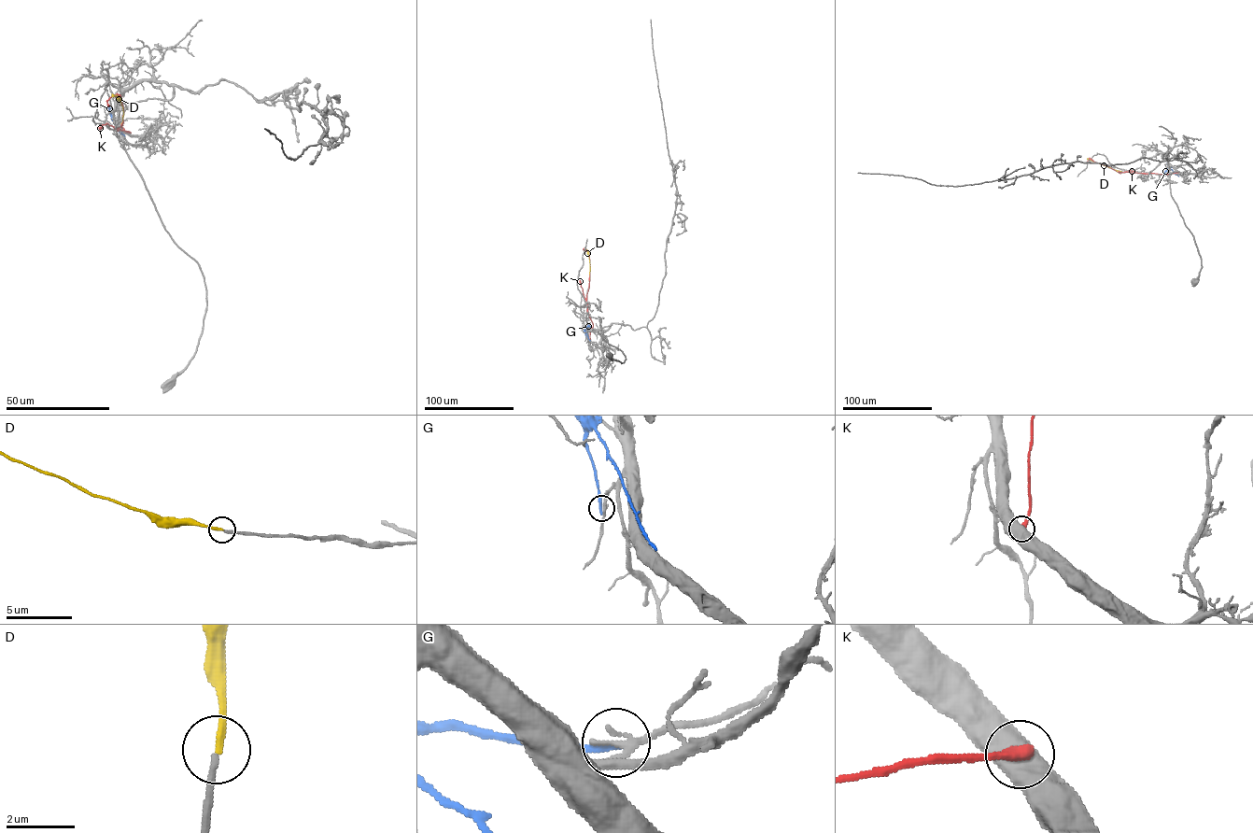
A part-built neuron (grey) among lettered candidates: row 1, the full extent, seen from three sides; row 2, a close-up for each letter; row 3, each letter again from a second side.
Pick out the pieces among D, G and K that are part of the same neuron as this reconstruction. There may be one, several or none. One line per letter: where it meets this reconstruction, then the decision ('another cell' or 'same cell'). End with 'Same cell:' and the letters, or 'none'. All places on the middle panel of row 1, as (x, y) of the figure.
D: meets grey at (589, 282); another cell
G: meets grey at (585, 337); another cell
K: meets grey at (589, 340); another cell
Same cell: none

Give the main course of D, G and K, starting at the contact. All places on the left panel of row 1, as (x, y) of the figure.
D: (121, 124), (121, 102), (111, 94)
G: (113, 116), (118, 132), (123, 136)
K: (121, 128), (130, 133), (115, 128), (121, 127), (123, 122), (120, 97), (112, 96), (107, 101), (108, 106)

